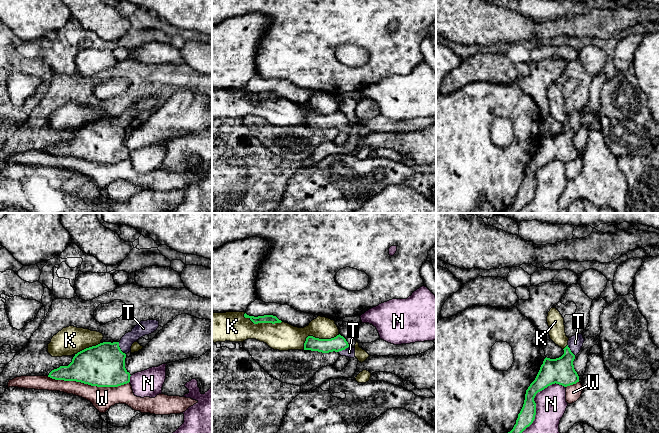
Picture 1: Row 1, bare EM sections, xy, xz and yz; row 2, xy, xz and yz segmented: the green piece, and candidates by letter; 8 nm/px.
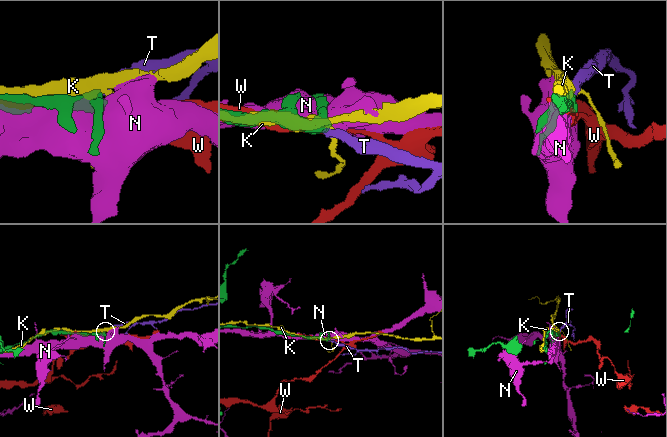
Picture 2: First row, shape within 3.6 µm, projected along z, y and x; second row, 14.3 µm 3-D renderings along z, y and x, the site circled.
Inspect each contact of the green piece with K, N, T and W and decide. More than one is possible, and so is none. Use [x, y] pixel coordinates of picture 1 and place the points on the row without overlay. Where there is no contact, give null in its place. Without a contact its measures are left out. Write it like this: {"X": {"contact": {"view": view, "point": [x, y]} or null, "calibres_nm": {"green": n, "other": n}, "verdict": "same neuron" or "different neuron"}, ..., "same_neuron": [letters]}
{"K": {"contact": {"view": "xz", "point": [317, 114]}, "calibres_nm": {"green": 120, "other": 220}, "verdict": "different neuron"}, "N": {"contact": {"view": "yz", "point": [534, 178]}, "calibres_nm": {"green": 160, "other": 240}, "verdict": "different neuron"}, "T": {"contact": {"view": "xy", "point": [119, 124]}, "calibres_nm": {"green": 340, "other": 120}, "verdict": "same neuron"}, "W": {"contact": {"view": "xy", "point": [88, 160]}, "calibres_nm": {"green": 340, "other": 190}, "verdict": "different neuron"}, "same_neuron": ["T"]}

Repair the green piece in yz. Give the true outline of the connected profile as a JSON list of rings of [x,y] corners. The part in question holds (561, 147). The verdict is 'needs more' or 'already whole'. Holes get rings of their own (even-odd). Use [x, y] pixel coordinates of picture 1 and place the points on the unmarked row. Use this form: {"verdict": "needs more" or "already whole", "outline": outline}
{"verdict": "needs more", "outline": [[[582,109],[569,114],[568,121],[563,125],[564,130],[556,135],[545,134],[535,156],[526,166],[523,183],[518,190],[513,205],[504,213],[517,213],[529,203],[536,191],[536,170],[552,160],[559,160],[564,163],[579,158],[579,152],[574,145],[573,137],[580,128],[585,115]]]}

